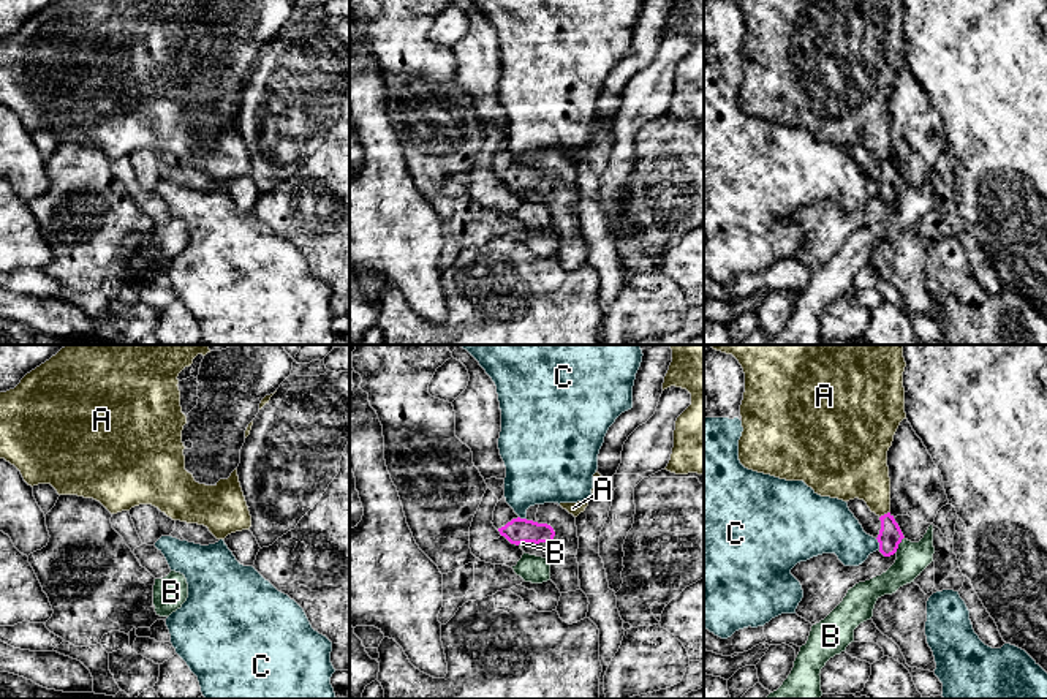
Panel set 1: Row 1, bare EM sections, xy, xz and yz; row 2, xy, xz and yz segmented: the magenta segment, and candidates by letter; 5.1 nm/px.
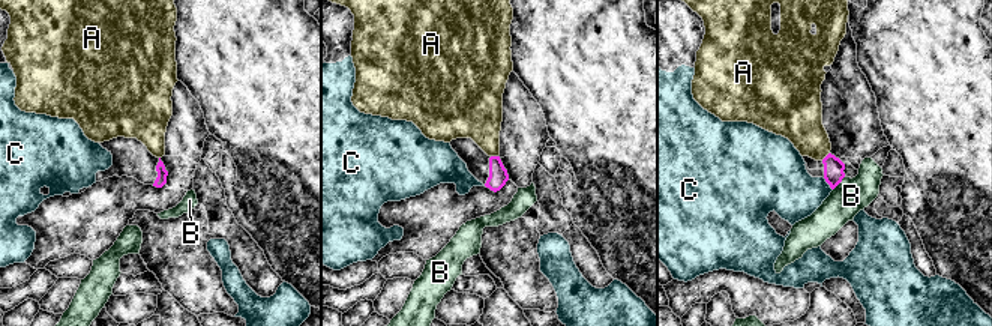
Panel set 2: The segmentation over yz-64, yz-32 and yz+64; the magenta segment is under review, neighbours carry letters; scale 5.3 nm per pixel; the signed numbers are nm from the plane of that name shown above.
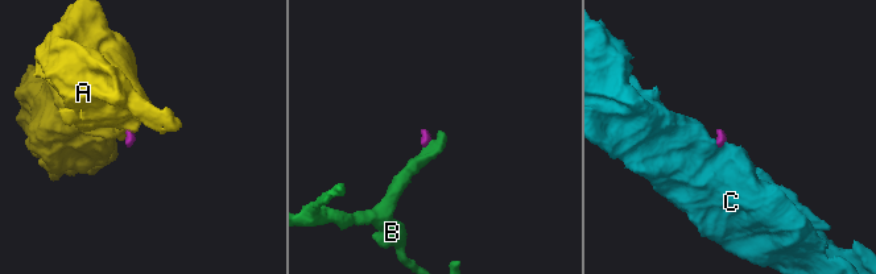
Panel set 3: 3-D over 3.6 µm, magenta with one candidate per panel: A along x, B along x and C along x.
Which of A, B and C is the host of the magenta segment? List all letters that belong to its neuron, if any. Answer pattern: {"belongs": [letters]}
{"belongs": []}

